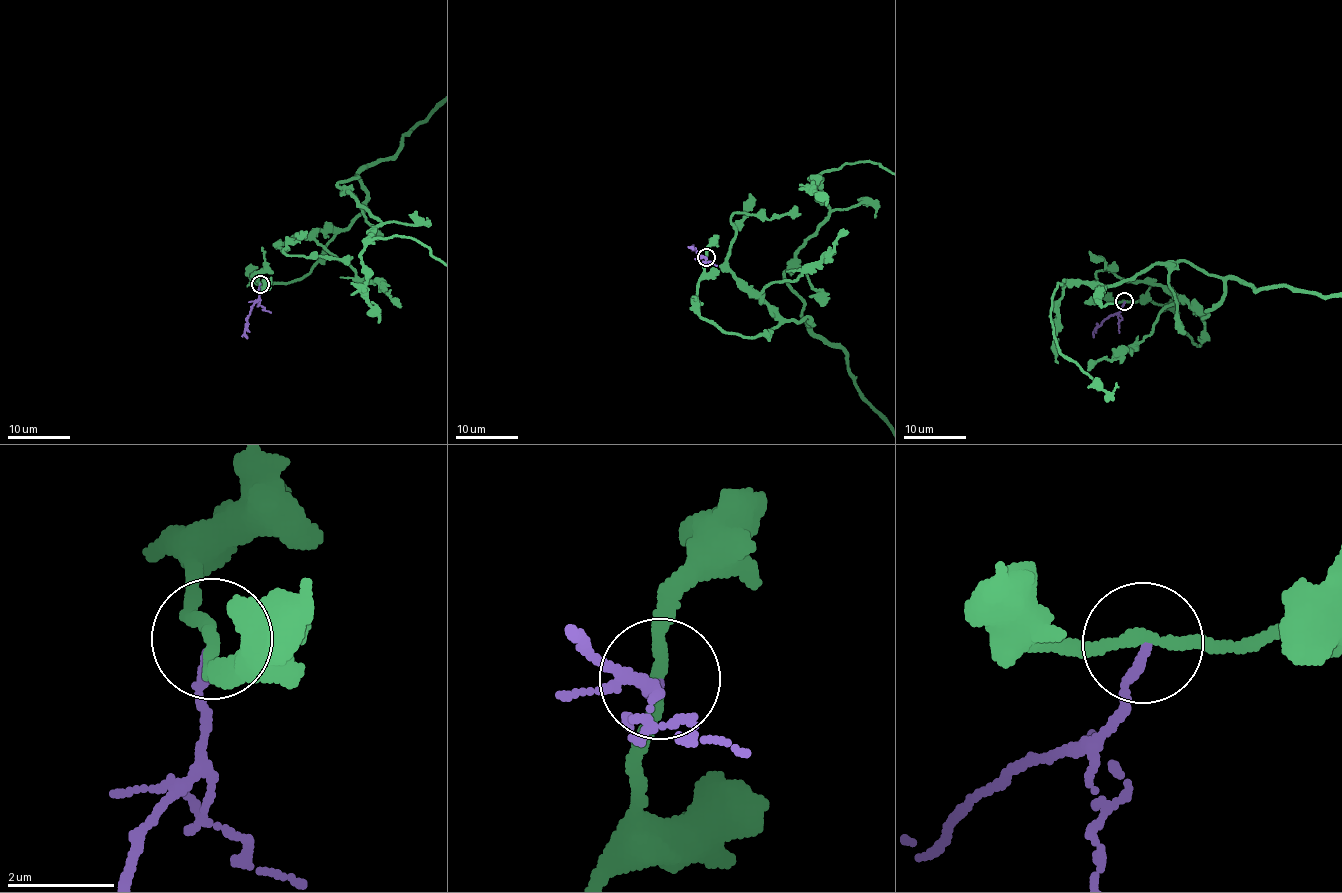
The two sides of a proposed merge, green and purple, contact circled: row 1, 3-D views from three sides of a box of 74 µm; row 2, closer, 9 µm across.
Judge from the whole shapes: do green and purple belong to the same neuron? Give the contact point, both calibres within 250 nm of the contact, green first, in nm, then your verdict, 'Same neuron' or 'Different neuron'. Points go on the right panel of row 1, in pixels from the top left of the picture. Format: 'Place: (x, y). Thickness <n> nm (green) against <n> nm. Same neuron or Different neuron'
Place: (1124, 301). Thickness 240 nm (green) against 160 nm. Different neuron

